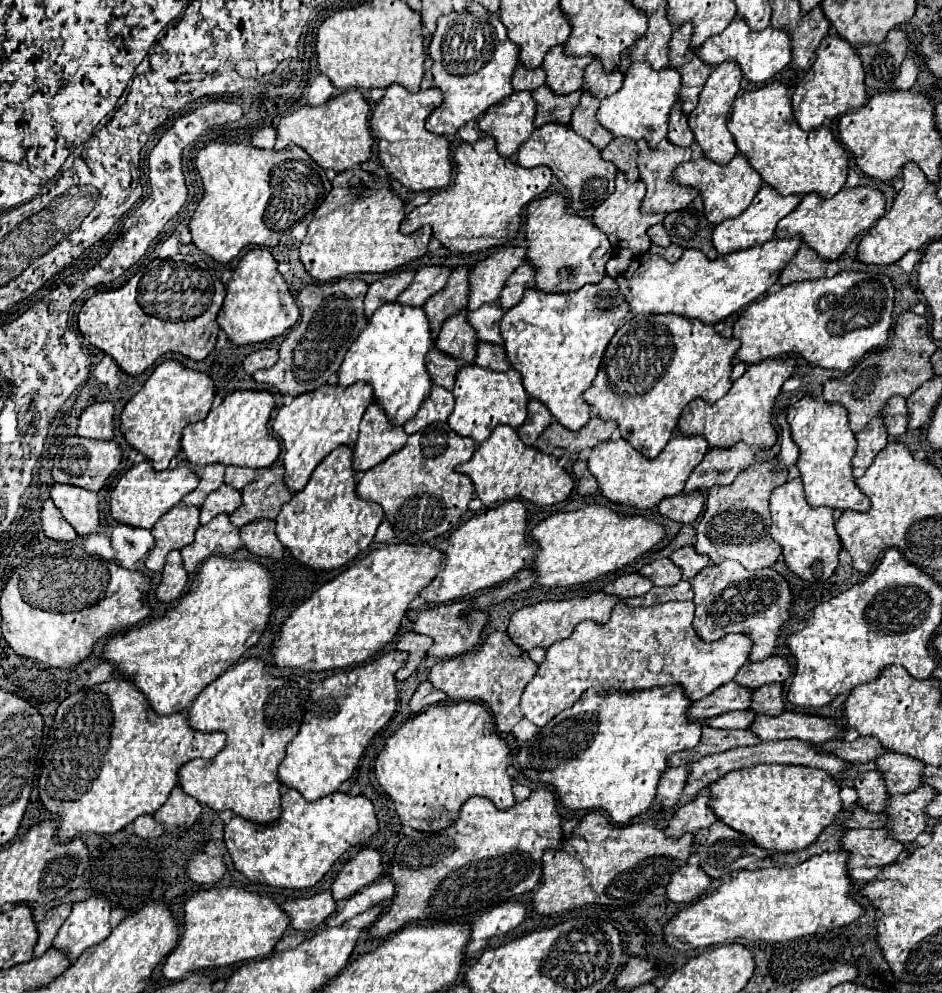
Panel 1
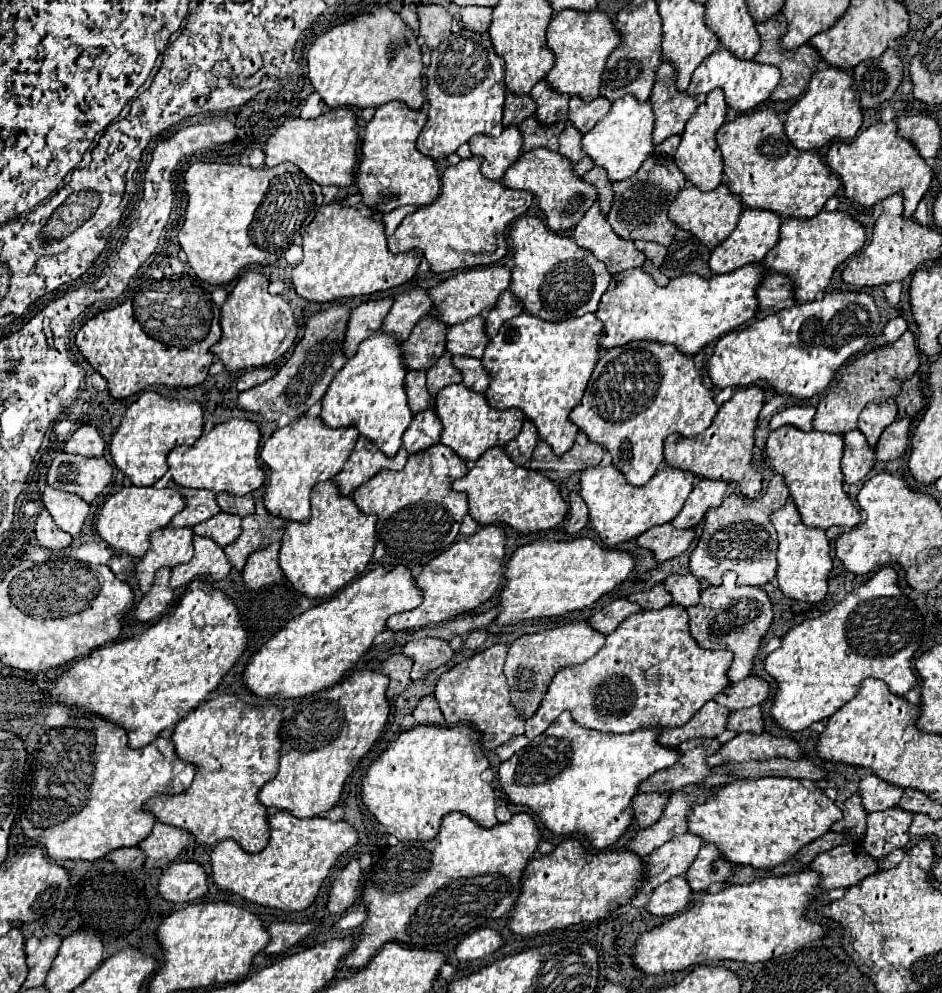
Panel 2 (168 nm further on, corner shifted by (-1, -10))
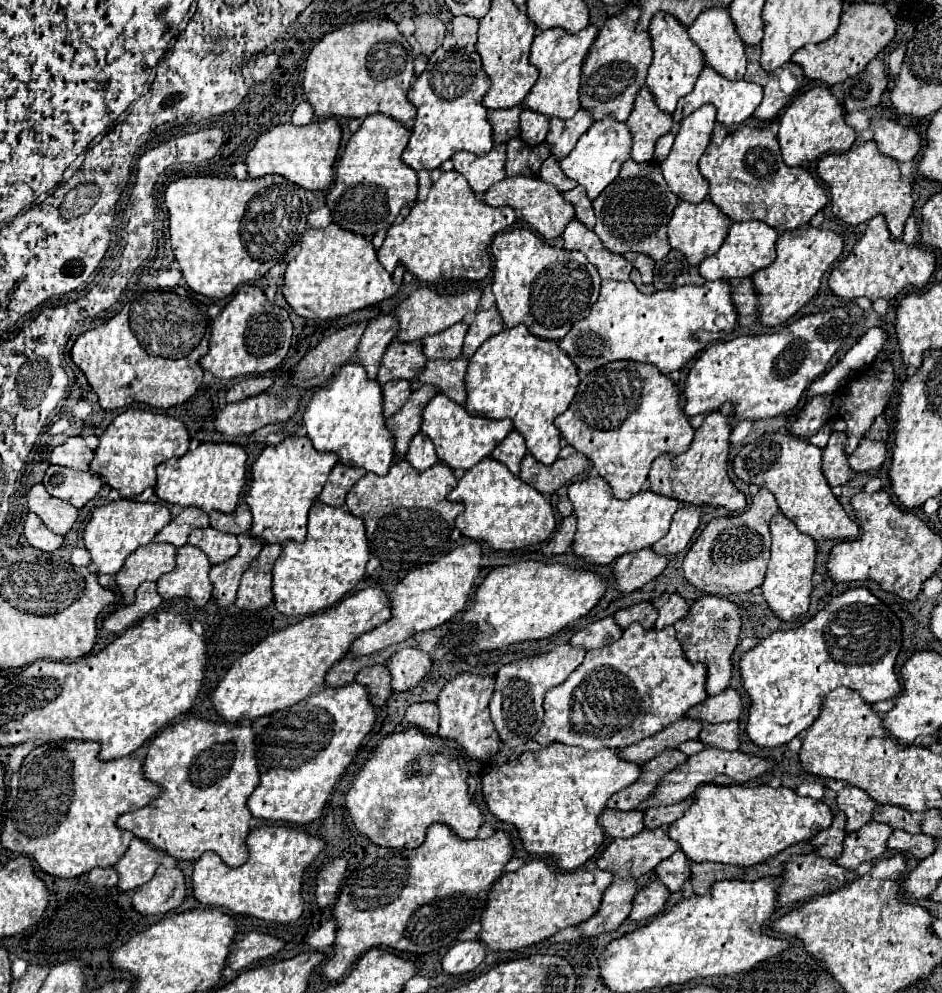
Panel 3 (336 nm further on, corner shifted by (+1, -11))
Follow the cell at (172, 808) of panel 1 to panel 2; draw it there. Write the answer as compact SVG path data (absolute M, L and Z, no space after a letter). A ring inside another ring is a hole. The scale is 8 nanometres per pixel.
M155 822L153 832L139 844L145 854L145 868L163 868L187 846L189 834L175 826Z

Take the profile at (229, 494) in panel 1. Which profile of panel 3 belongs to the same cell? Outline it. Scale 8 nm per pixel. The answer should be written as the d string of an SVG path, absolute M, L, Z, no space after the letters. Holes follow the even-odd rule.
M213 527L195 529L189 535L189 543L191 545L197 545L199 549L203 549L207 553L207 557L211 559L211 565L221 563L221 561L233 557L239 551L237 535L223 533L223 531L213 529Z

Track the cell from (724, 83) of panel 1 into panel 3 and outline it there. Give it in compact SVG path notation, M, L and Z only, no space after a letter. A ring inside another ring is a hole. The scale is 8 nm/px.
M705 103L703 107L699 107L697 111L693 111L689 117L685 117L681 121L681 129L679 129L679 133L675 137L671 153L661 163L665 181L671 187L671 191L675 191L675 195L679 199L685 199L685 201L691 201L691 203L701 203L707 197L707 193L709 193L707 179L703 179L703 175L699 173L697 161L699 161L699 157L703 155L705 147L711 141L711 133L713 133L715 123L717 123L717 119L715 119L715 107L711 103Z

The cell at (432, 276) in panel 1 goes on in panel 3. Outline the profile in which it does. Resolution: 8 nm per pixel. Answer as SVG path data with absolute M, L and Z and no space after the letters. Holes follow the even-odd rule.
M383 313L369 321L363 339L357 347L357 353L351 357L351 361L359 361L367 367L367 375L377 377L377 371L381 367L381 359L389 347L389 343L399 333L399 321L393 313Z

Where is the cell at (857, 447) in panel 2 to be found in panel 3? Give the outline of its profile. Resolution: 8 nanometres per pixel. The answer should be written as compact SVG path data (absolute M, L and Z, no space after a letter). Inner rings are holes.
M831 433L827 447L823 449L823 473L831 487L845 485L853 473L849 467L849 455L845 453L847 433Z

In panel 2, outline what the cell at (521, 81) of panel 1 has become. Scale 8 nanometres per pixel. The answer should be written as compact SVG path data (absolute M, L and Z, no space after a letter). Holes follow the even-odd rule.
M507 92L503 106L503 126L519 126L525 118L533 116L535 104L529 96L517 96Z

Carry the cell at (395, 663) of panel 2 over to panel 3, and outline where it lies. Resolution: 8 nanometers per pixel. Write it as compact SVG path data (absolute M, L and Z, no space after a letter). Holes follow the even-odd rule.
M369 665L357 673L355 681L369 687L371 703L375 707L381 707L393 695L391 673L389 673L387 665Z

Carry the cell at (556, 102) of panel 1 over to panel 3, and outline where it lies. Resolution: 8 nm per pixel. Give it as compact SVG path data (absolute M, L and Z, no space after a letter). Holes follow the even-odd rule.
M513 137L507 141L507 175L519 175L519 173L529 173L537 175L541 163L551 155L551 147L547 141L541 145L527 145L521 137Z

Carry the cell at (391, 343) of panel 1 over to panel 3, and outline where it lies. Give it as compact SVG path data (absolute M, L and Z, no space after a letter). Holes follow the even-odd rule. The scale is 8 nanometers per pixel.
M361 363L343 365L331 381L317 389L305 409L307 437L319 451L339 453L339 463L357 465L377 475L387 475L395 457L395 435L383 415L383 389L377 379L369 379Z

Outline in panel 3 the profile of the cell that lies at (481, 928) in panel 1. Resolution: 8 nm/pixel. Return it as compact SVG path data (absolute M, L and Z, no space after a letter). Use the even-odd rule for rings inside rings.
M479 939L459 941L447 951L441 965L443 965L445 973L461 975L461 973L473 971L485 959L485 955L487 955L487 947L483 941L481 943L479 943Z

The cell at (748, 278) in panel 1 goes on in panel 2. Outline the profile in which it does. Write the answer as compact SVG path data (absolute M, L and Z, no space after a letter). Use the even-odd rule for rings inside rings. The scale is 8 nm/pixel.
M761 264L743 266L735 272L711 276L709 280L697 274L673 278L669 286L661 288L641 268L625 270L611 276L611 284L599 302L595 316L603 322L599 348L625 346L633 340L649 340L673 344L683 354L697 354L705 344L739 328L757 312L757 282L761 282L765 268Z

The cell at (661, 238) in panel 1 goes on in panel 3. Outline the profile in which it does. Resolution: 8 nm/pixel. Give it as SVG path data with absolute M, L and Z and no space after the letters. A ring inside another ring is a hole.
M629 251L625 253L625 259L633 263L635 269L641 271L641 277L643 277L643 283L651 283L653 281L653 267L655 267L655 261L643 253L635 253L635 251Z

